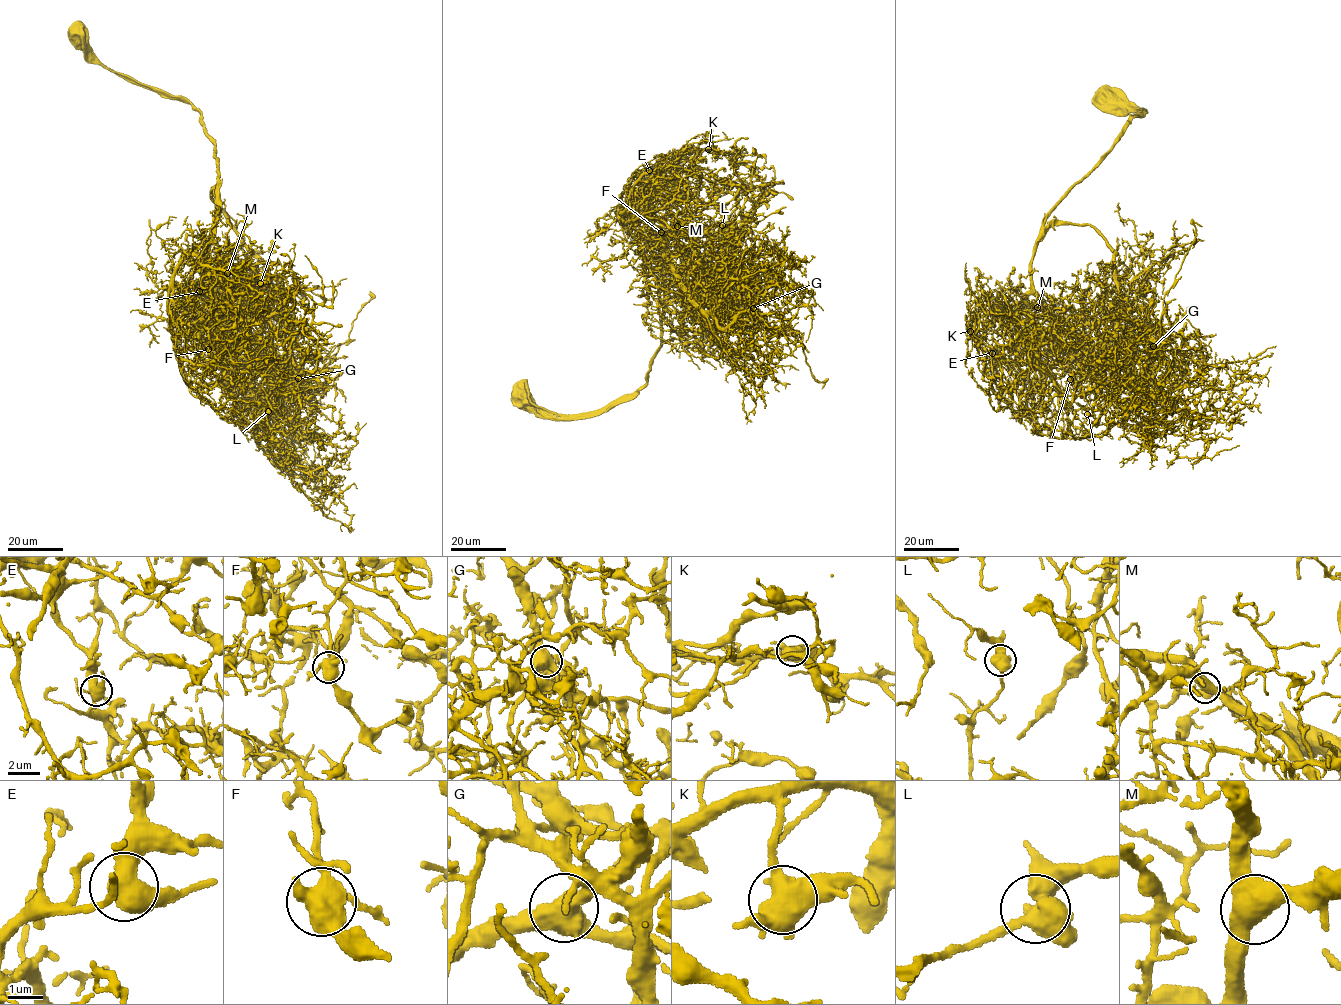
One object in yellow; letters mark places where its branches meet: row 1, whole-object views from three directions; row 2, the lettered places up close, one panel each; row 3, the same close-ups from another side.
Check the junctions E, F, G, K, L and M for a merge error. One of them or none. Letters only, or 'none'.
none

